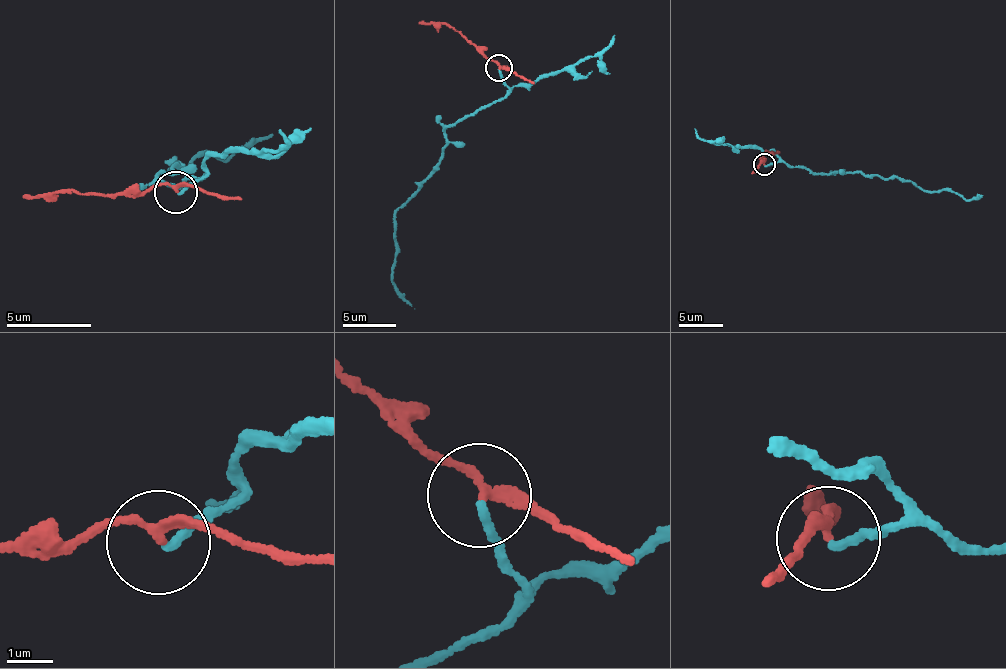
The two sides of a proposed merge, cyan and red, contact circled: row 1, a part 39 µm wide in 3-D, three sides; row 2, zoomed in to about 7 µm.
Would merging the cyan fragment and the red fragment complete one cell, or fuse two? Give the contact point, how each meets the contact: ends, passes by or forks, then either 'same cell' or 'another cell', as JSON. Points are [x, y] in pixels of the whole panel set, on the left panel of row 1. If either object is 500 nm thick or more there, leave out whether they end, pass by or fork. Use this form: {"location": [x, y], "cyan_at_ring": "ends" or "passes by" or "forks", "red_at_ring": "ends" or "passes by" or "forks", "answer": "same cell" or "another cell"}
{"location": [175, 192], "cyan_at_ring": "ends", "red_at_ring": "passes by", "answer": "another cell"}

